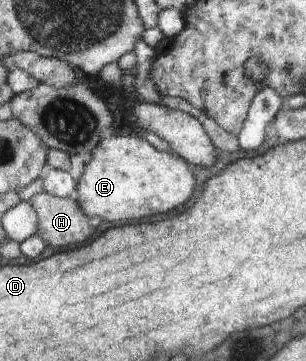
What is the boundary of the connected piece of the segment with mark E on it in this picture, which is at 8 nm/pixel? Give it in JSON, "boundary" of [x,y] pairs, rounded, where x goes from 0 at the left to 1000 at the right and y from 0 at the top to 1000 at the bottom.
{"boundary":[[[346,371],[271,471],[258,565],[284,598],[324,598],[350,615],[461,609],[592,576],[631,543],[637,510],[631,476],[578,427],[526,421],[474,382]]]}

